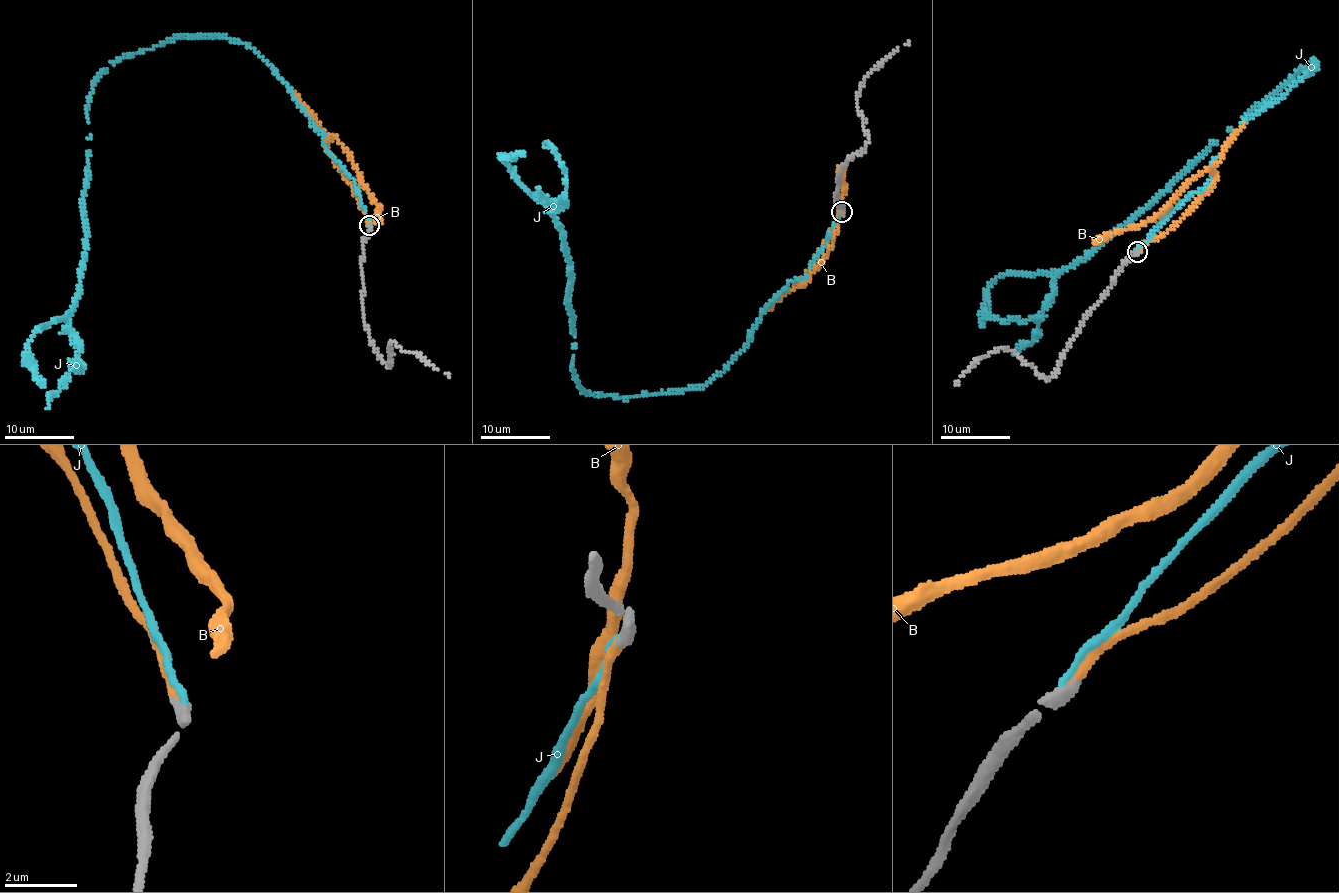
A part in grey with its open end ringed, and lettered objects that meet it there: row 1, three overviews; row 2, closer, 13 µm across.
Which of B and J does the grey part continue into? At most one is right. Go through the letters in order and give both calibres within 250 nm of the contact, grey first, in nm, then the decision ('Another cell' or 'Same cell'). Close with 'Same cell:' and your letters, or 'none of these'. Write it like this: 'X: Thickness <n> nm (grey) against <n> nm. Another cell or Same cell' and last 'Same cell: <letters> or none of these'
B: Thickness 400 nm (grey) against 280 nm. Same cell
J: Thickness 400 nm (grey) against 180 nm. Another cell
Same cell: B

